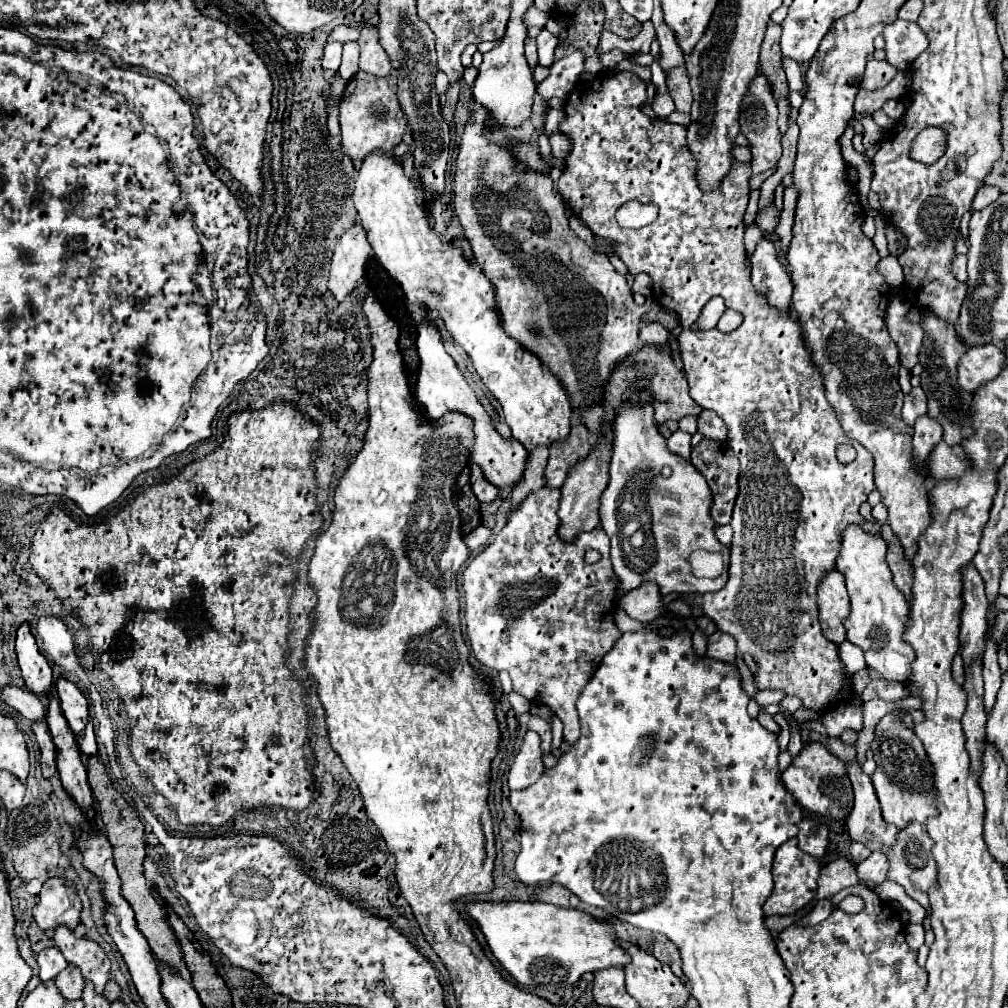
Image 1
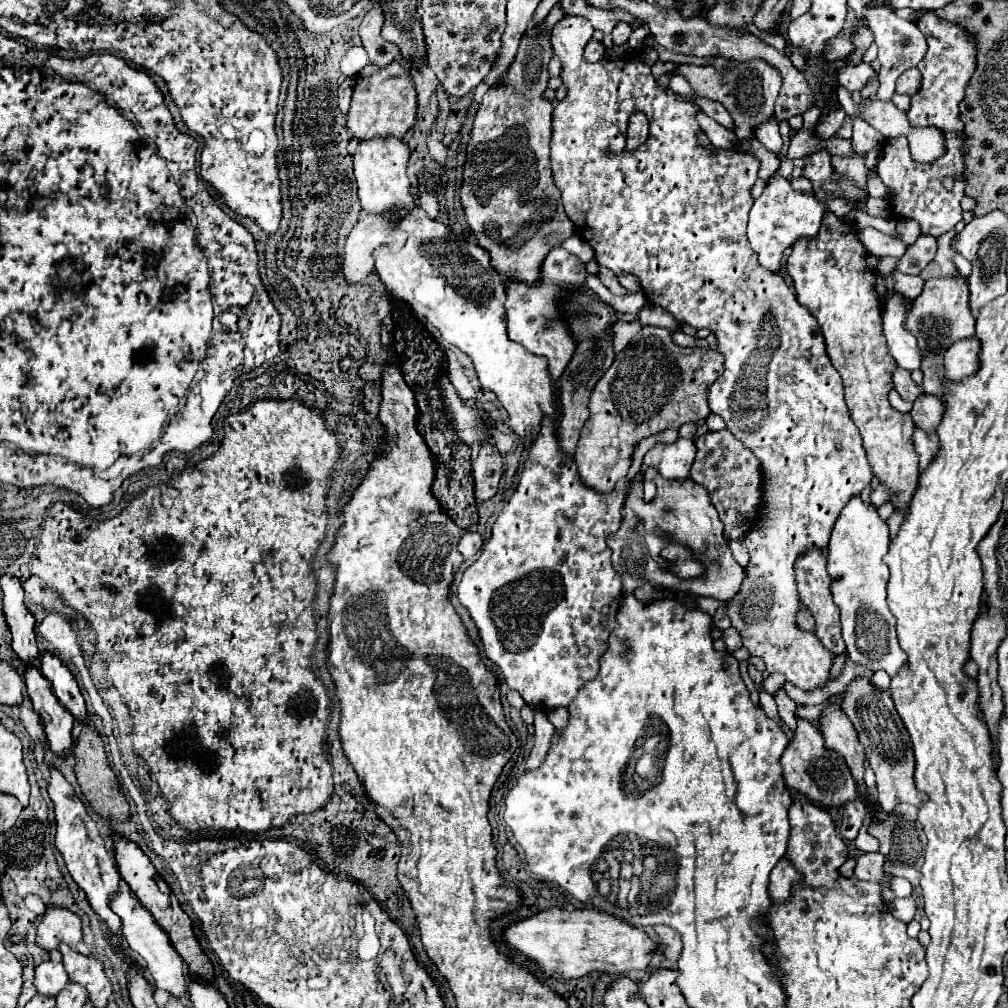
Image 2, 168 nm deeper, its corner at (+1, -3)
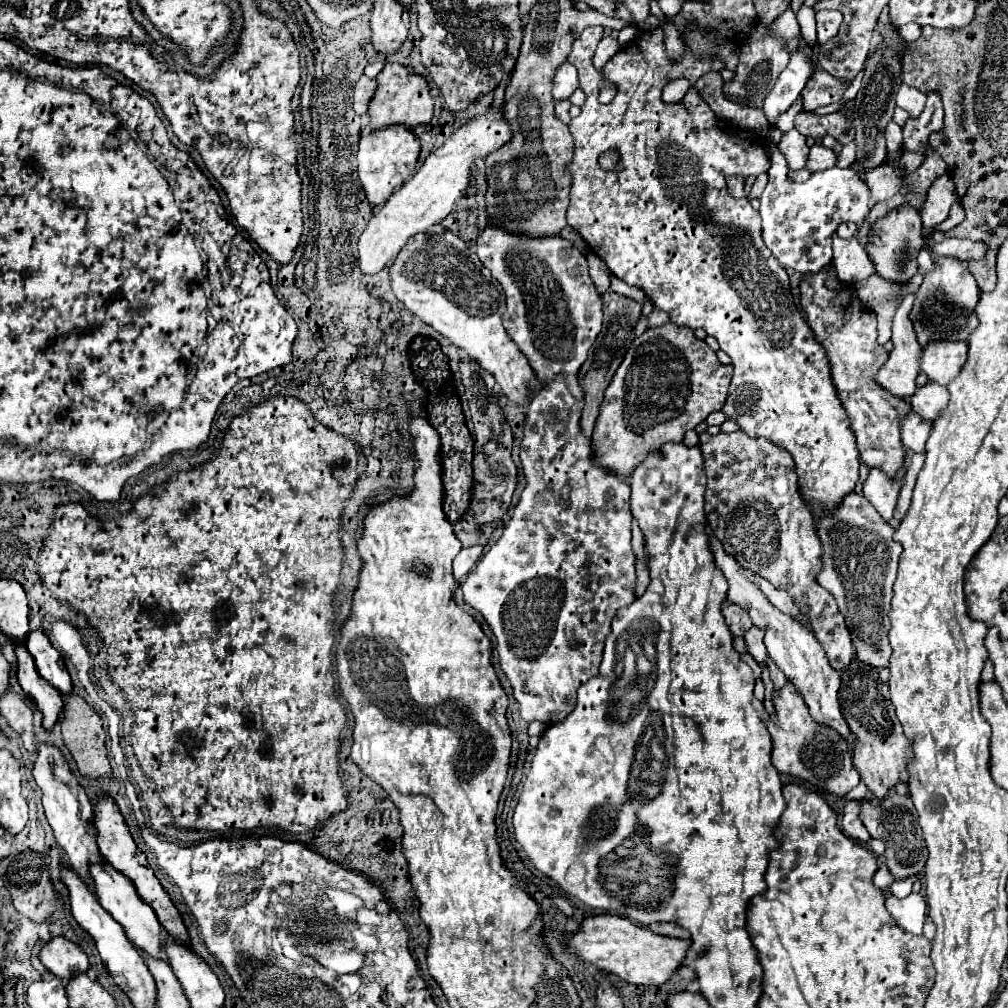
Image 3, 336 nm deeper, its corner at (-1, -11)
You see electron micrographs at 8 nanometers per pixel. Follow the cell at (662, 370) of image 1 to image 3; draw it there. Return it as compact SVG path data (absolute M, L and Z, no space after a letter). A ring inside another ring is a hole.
M665 323L663 327L647 329L641 337L633 339L623 363L619 365L615 377L605 389L605 397L599 407L599 417L593 429L591 461L599 467L617 473L617 477L621 479L631 477L635 467L643 463L649 453L657 451L669 441L683 441L683 435L689 429L695 429L707 419L709 413L719 411L723 407L731 375L733 367L719 363L715 351L705 341L697 339L693 329L679 327L675 323Z

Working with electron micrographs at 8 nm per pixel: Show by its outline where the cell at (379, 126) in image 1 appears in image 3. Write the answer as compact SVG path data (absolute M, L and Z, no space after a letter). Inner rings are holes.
M385 63L383 71L375 77L377 89L373 99L369 101L369 127L371 131L391 127L391 125L405 125L413 131L419 125L429 125L433 117L433 97L429 95L429 85L425 77L409 73L399 63Z

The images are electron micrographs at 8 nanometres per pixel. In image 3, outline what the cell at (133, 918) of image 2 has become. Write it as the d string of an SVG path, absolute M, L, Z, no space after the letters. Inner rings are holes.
M93 865L91 877L95 883L95 895L97 901L101 903L101 907L125 929L125 935L129 937L129 941L133 943L133 947L137 947L137 951L147 953L153 959L165 959L163 957L163 935L161 935L161 925L157 921L155 911L143 903L143 899L137 895L135 885L119 871L115 871L111 865Z

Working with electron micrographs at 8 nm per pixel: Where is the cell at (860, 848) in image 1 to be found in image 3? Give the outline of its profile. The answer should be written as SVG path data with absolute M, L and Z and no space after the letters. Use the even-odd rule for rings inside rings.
M851 799L845 803L843 807L843 819L841 819L841 825L843 825L843 833L859 843L867 843L869 841L869 833L865 829L865 825L861 823L859 819L859 813L861 813L861 803Z

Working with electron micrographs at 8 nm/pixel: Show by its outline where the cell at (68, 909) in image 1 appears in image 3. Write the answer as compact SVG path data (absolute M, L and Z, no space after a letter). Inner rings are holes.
M53 937L47 941L41 947L39 959L53 975L61 979L71 979L71 975L89 969L89 961L83 949L65 937Z

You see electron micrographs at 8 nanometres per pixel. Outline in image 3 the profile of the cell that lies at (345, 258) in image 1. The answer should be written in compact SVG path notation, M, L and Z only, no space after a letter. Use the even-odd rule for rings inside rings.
M489 109L485 115L475 117L467 125L459 127L443 147L433 151L421 169L401 187L397 189L389 201L371 217L367 227L363 229L359 237L359 267L365 275L379 273L391 259L397 257L405 241L421 231L427 231L427 227L441 223L457 199L465 195L465 189L469 185L469 171L471 165L475 165L477 157L485 157L487 153L501 147L501 143L509 141L509 125L501 119L501 109Z

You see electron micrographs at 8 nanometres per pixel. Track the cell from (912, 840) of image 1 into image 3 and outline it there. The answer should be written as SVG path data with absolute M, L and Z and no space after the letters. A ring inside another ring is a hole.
M889 793L881 807L873 807L869 801L861 801L861 821L867 827L869 835L875 839L883 839L885 843L885 859L887 867L895 879L907 879L911 875L919 875L927 861L927 845L923 837L923 829L917 823L917 811L913 807L911 797L901 797L897 793Z

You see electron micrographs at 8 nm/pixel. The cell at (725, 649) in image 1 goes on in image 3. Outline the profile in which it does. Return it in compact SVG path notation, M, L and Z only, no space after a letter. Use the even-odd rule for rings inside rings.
M751 627L745 635L743 635L743 639L745 639L745 647L747 647L747 651L755 657L755 661L763 667L763 669L767 669L767 649L765 649L765 645L763 645L763 635L765 635L765 631L761 631L759 627Z

